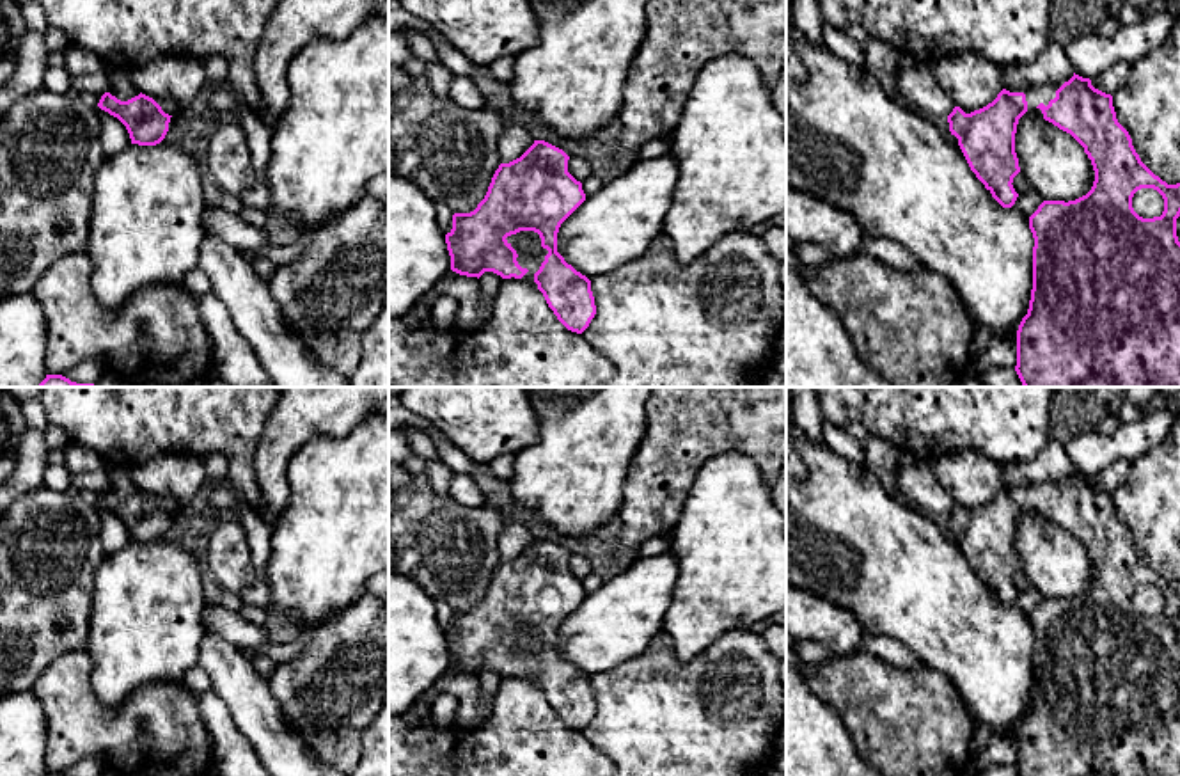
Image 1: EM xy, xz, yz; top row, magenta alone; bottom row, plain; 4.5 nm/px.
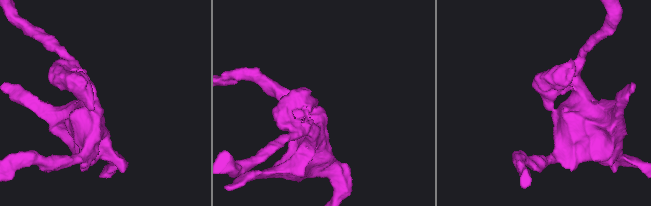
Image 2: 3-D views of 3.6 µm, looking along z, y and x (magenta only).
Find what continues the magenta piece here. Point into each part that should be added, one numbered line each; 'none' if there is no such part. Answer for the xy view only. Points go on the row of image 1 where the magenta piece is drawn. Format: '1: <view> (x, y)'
none

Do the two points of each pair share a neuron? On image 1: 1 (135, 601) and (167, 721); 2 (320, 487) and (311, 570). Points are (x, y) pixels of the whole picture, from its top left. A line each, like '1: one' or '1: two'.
1: two
2: one

